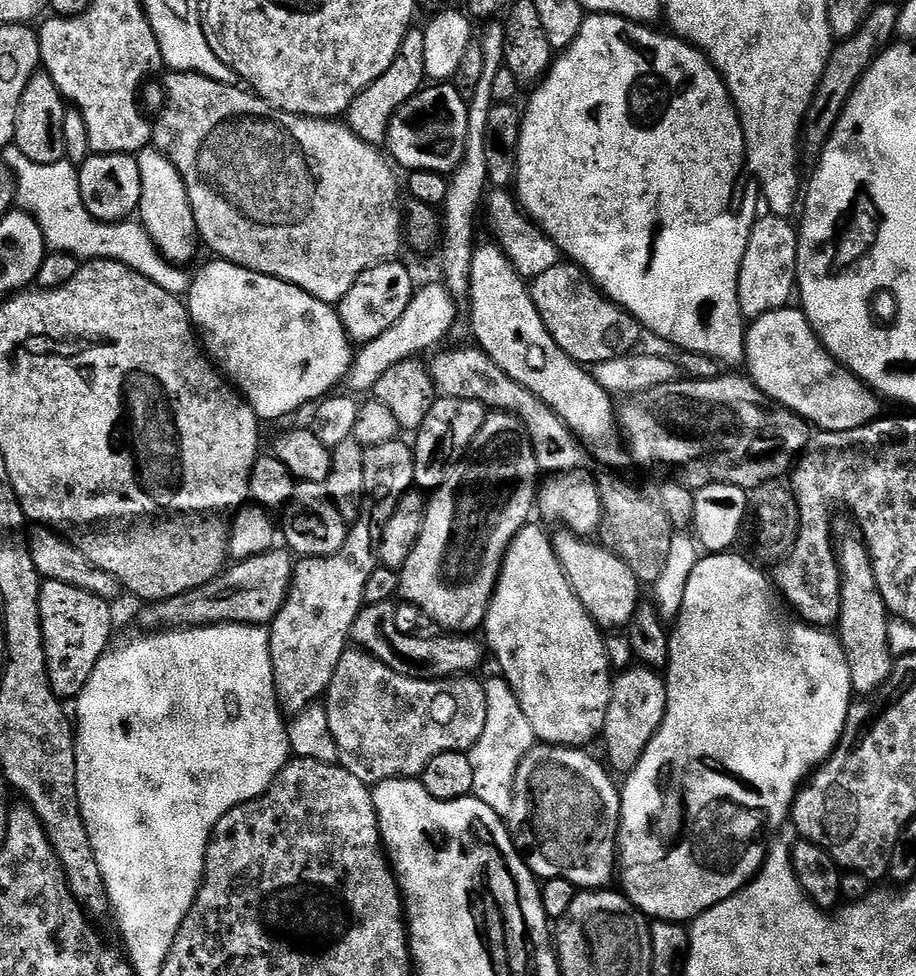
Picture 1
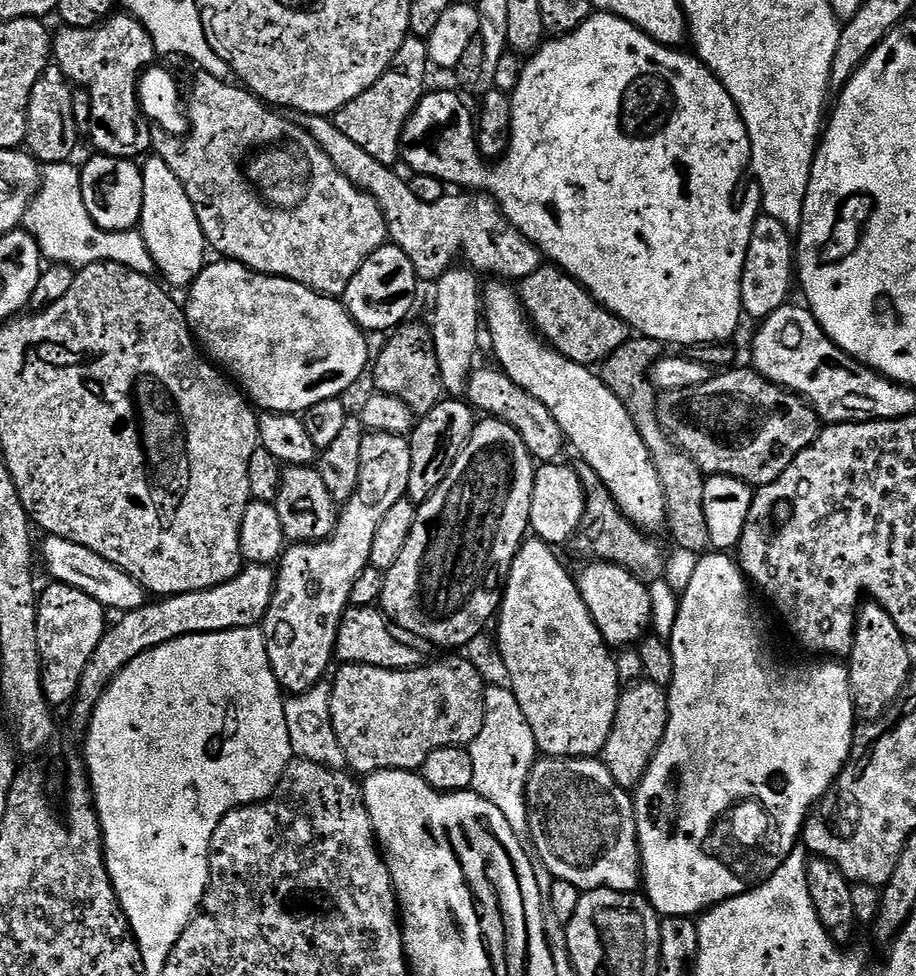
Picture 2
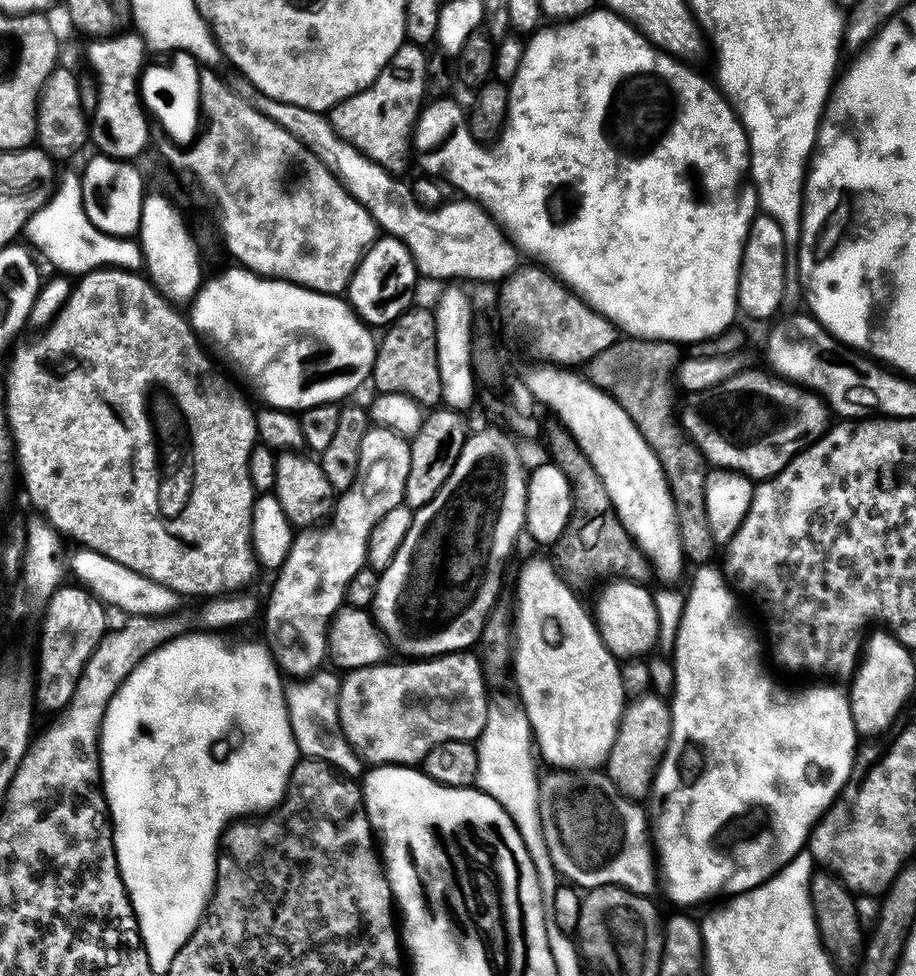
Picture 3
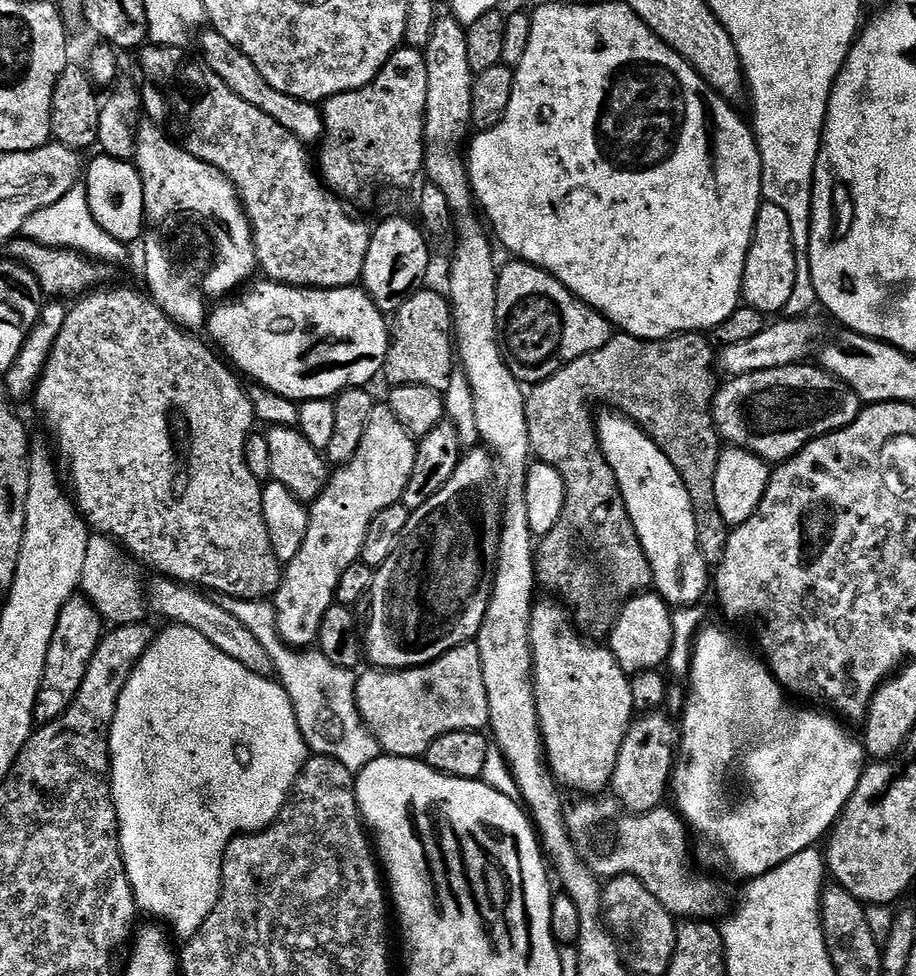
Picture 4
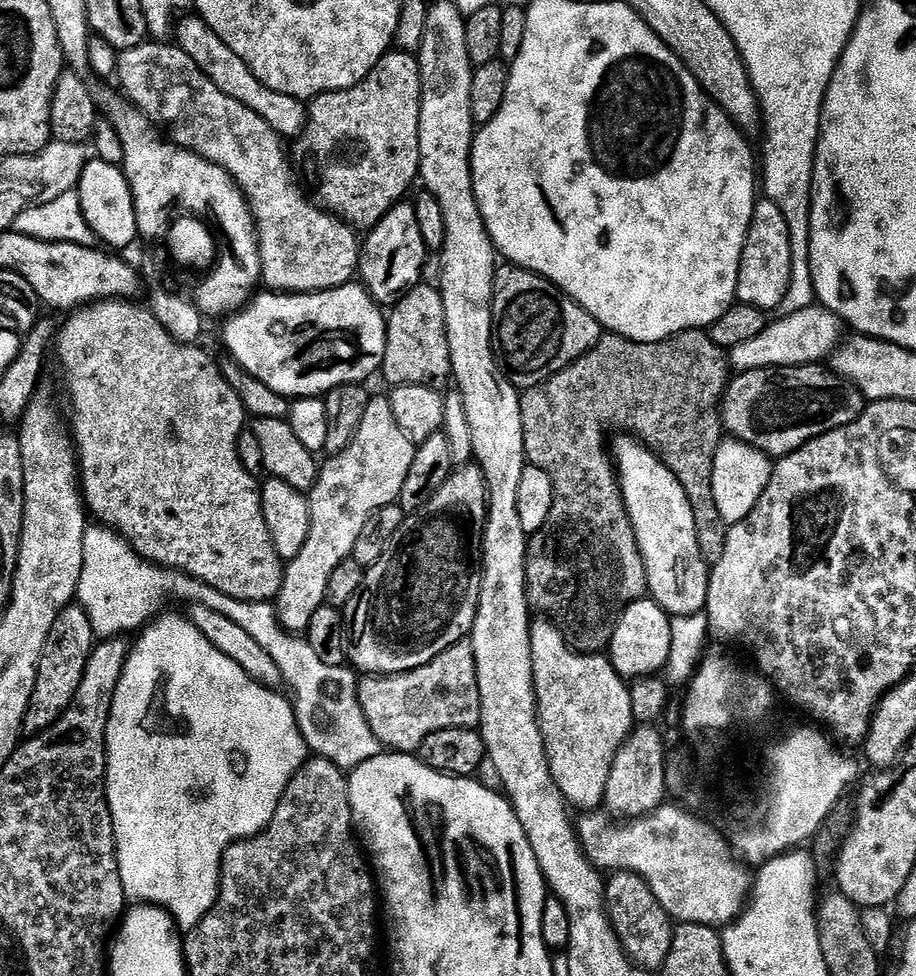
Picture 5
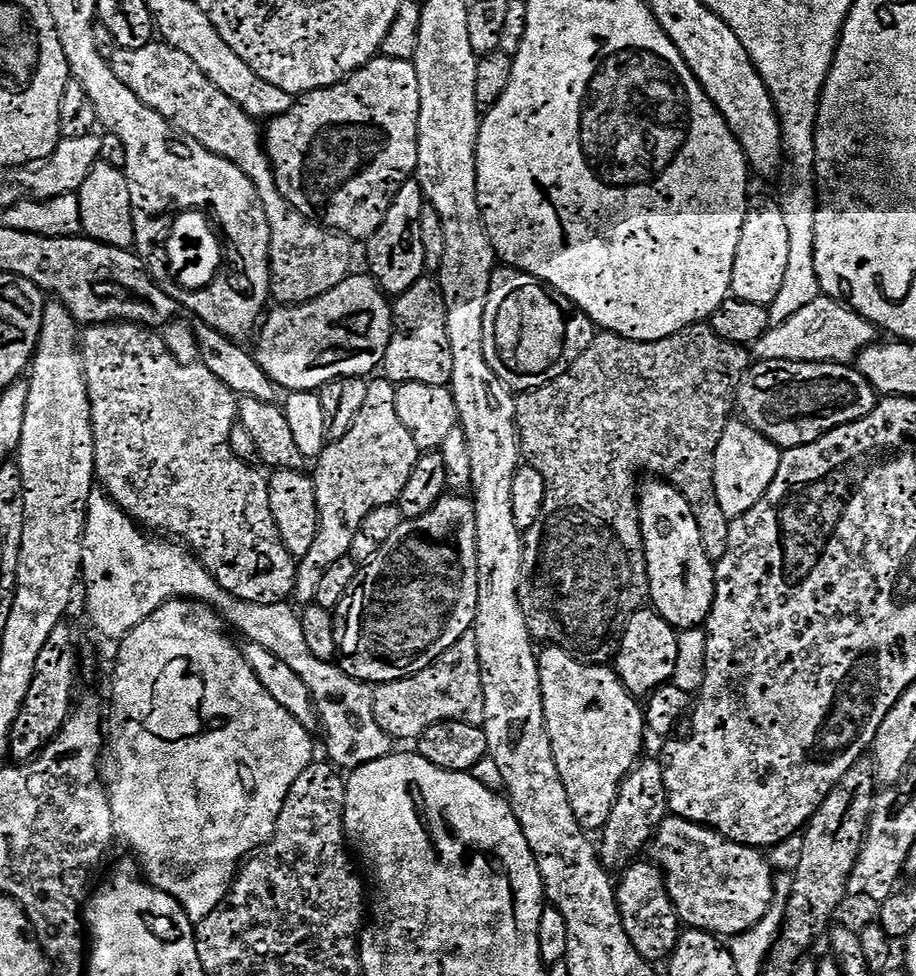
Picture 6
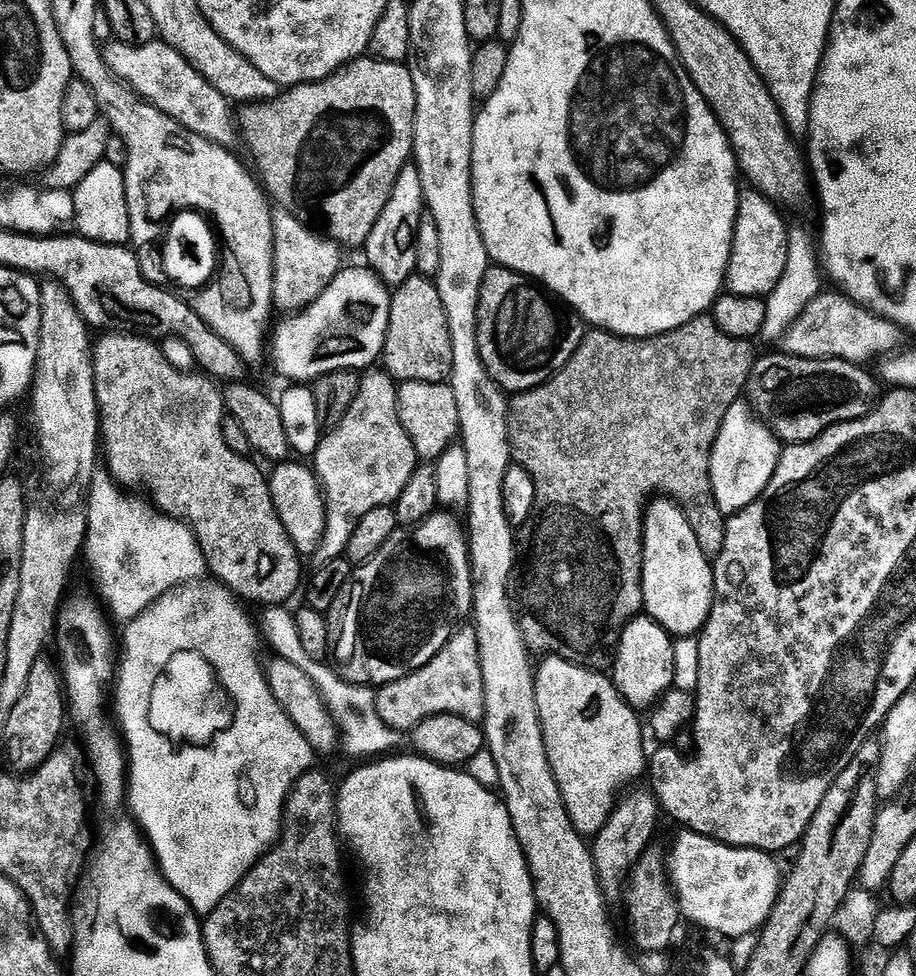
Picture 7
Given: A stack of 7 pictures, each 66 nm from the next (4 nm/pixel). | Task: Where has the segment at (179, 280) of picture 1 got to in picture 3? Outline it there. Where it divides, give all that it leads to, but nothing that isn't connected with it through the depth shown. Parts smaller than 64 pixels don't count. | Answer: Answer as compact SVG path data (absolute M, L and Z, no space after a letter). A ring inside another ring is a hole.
M72 172L66 173L65 176L63 173L52 199L28 220L27 236L27 243L37 253L40 251L57 268L57 273L67 273L72 278L83 278L89 272L107 267L136 272L144 264L143 249L135 241L107 235L94 226L84 203L84 182L77 173L76 176Z

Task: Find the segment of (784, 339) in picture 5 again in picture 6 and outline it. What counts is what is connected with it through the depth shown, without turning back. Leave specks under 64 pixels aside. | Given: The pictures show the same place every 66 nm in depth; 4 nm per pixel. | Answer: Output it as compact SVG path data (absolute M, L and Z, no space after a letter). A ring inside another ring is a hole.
M820 294L781 324L771 325L751 345L750 352L756 360L846 364L855 361L863 348L871 347L877 340L878 330L870 321L859 316L847 304Z

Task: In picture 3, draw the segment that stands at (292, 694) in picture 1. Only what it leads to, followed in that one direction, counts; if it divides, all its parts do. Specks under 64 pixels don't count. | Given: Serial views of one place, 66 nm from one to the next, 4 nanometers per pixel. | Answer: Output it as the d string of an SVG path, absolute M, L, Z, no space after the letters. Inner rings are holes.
M360 468L360 472L357 474L357 478L353 483L353 486L348 491L345 491L343 495L335 501L334 511L331 513L330 521L332 520L332 525L329 528L321 529L322 527L316 526L311 530L304 530L299 533L293 539L292 549L290 554L286 558L286 562L278 570L278 575L280 576L276 580L276 585L272 588L272 597L268 600L268 640L267 643L270 645L270 651L283 673L292 675L292 678L306 678L311 674L315 674L325 667L326 661L328 660L328 627L332 625L332 619L338 614L340 608L345 607L348 598L348 587L350 582L354 580L354 574L358 574L364 567L366 567L368 562L368 543L370 542L370 534L374 532L374 520L382 522L380 517L380 512L366 512L364 510L364 494L370 490L368 488L368 468Z

